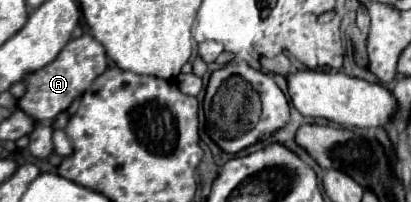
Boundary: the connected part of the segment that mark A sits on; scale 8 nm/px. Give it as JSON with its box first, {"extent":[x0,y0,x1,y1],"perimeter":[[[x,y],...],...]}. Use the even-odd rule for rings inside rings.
{"extent":[17,34,107,158],"perimeter":[[[84,34],[81,38],[77,38],[77,40],[71,40],[51,64],[47,64],[45,68],[41,68],[41,70],[37,70],[37,72],[27,76],[27,80],[25,80],[27,92],[17,102],[17,106],[23,112],[27,112],[31,118],[35,118],[35,122],[37,122],[35,130],[29,134],[29,152],[33,156],[47,158],[53,152],[53,142],[51,142],[51,134],[53,134],[51,122],[53,122],[53,118],[59,112],[67,110],[71,106],[71,102],[81,92],[85,92],[91,86],[91,82],[101,72],[105,72],[105,68],[107,68],[105,48],[93,36]]]}

